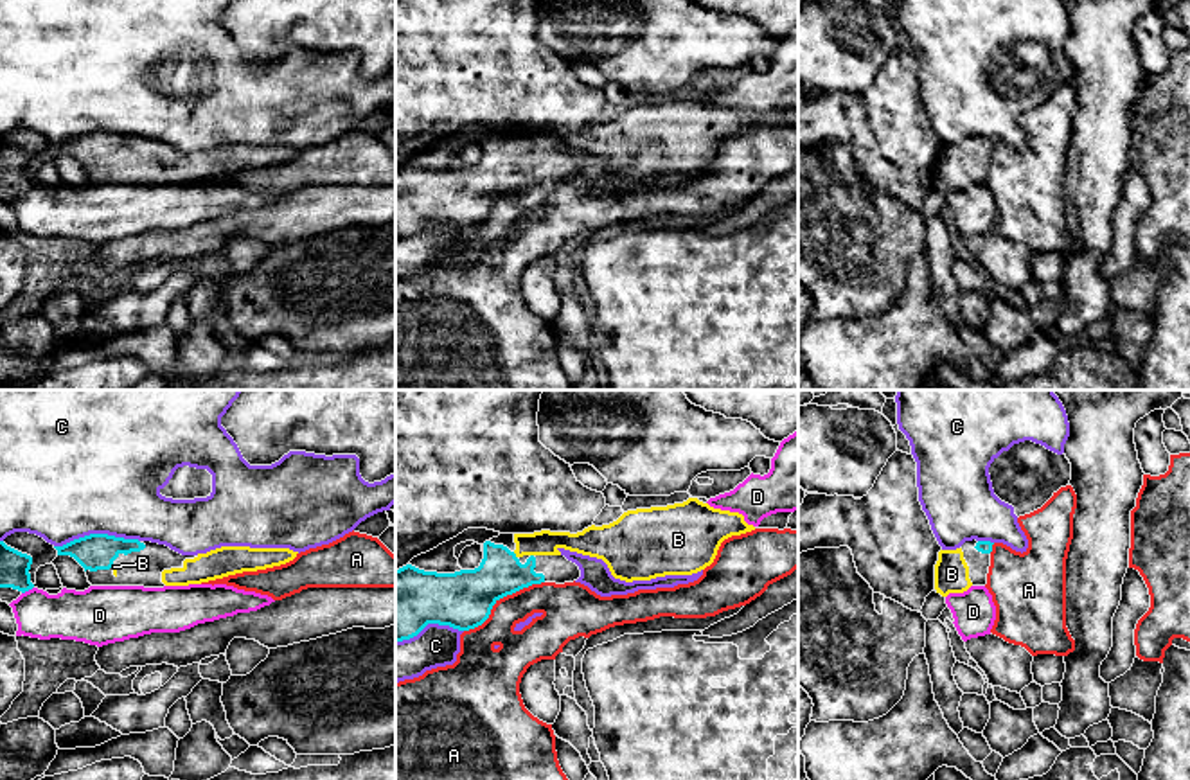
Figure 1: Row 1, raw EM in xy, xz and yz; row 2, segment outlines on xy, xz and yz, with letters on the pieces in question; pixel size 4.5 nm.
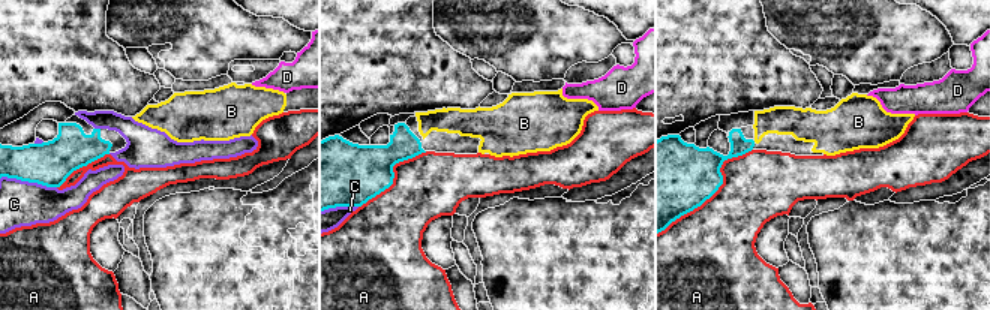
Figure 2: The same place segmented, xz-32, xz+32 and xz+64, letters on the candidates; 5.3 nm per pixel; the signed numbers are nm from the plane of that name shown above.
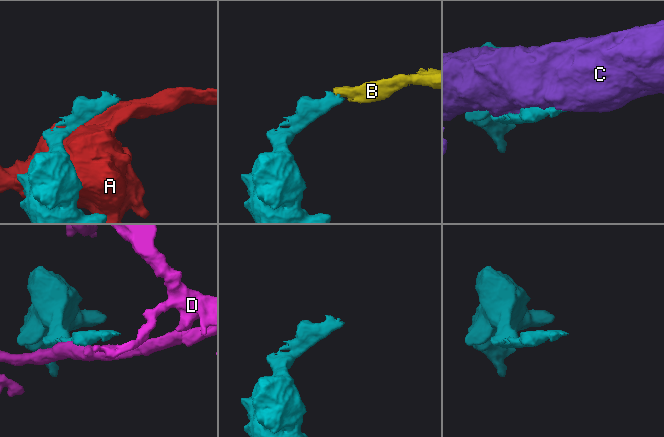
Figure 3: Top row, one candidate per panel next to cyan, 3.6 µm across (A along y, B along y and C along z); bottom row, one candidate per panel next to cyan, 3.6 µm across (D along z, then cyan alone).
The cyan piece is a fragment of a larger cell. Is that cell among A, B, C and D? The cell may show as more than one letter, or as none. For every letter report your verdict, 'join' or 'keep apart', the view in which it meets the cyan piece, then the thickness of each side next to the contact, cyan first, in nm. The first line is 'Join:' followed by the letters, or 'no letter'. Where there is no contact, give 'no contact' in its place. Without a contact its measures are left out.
Join: B
A: keep apart; meets cyan in xz; 260 nm thick on the cyan side, 180 nm on the other
B: join; meets cyan in xz; 200 nm thick on the cyan side, 110 nm on the other
C: keep apart; meets cyan in xy; 160 nm thick on the cyan side, 500 nm on the other
D: keep apart; meets cyan in xy; 130 nm thick on the cyan side, 220 nm on the other

